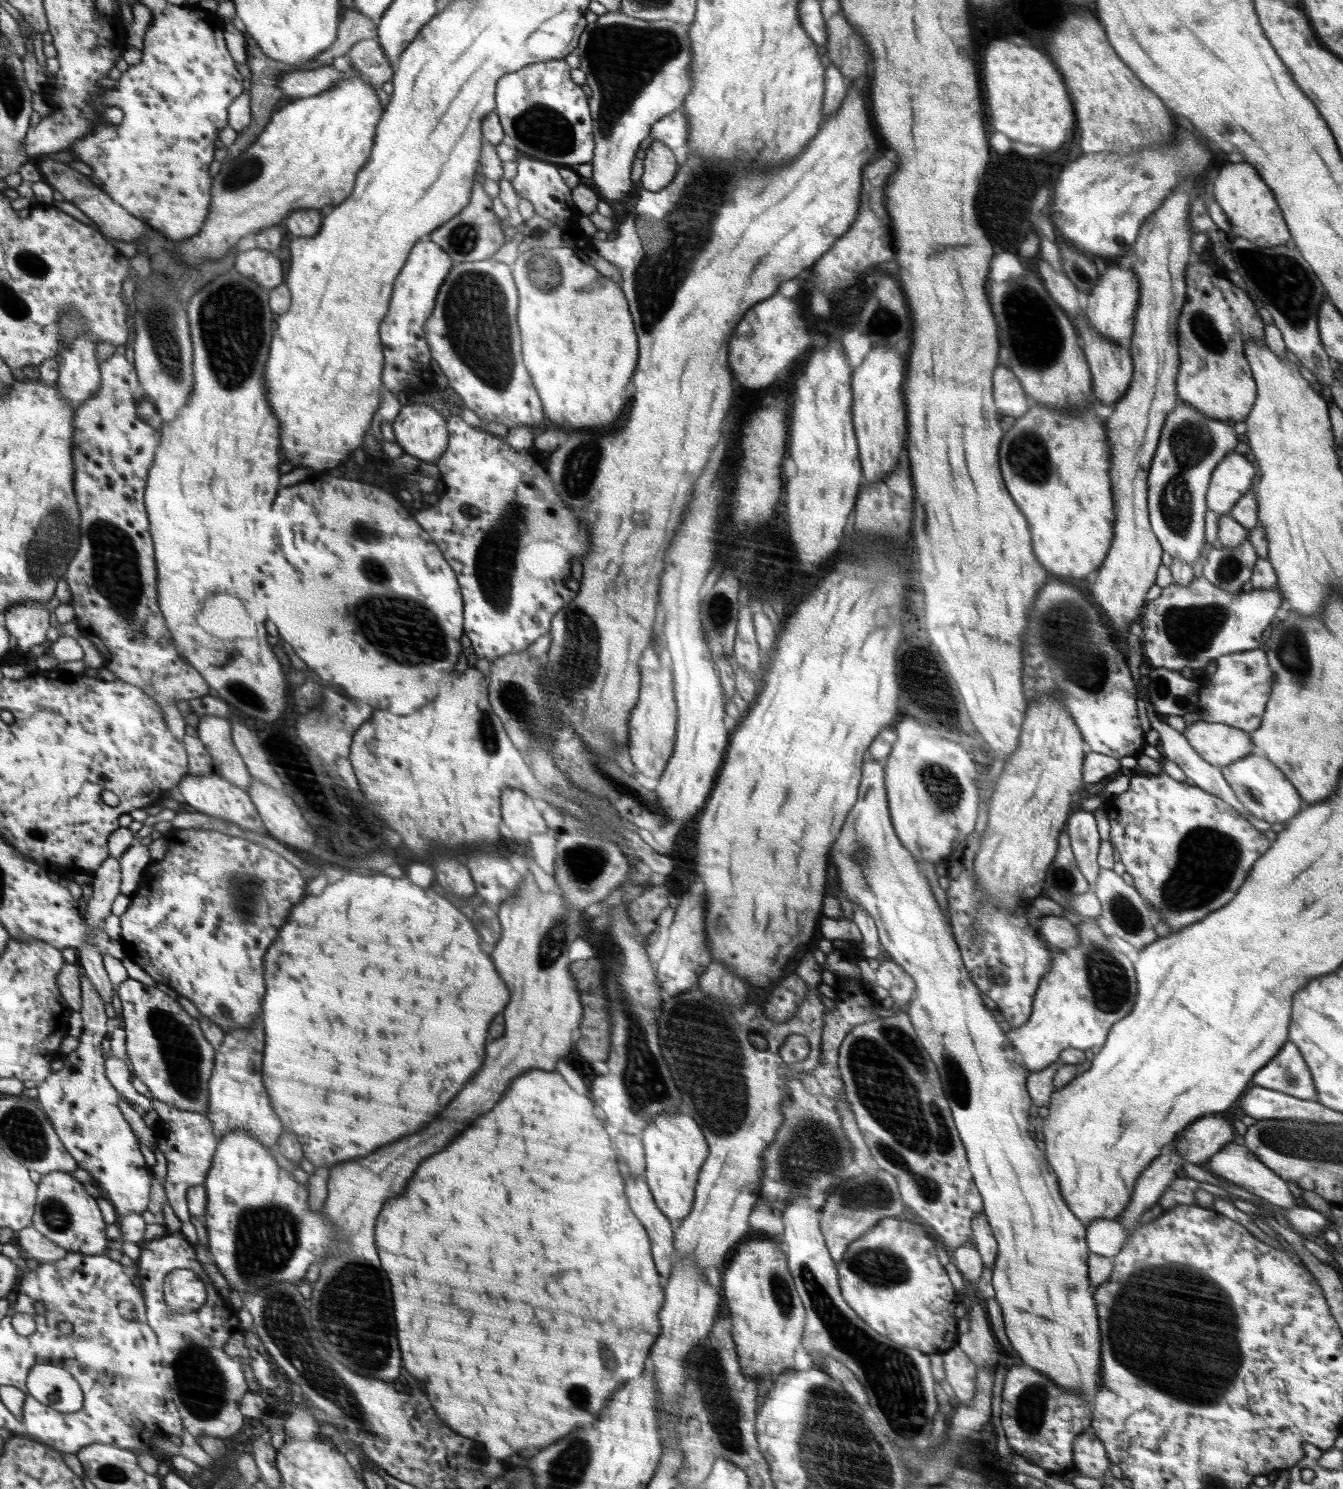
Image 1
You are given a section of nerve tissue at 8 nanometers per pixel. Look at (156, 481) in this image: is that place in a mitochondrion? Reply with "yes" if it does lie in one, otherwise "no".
no

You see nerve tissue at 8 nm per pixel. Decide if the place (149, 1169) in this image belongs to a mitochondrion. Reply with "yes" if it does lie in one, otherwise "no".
no

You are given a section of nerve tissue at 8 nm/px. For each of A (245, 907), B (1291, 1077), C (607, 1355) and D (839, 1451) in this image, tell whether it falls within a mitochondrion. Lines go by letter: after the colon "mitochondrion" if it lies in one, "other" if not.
A: mitochondrion
B: mitochondrion
C: mitochondrion
D: mitochondrion

